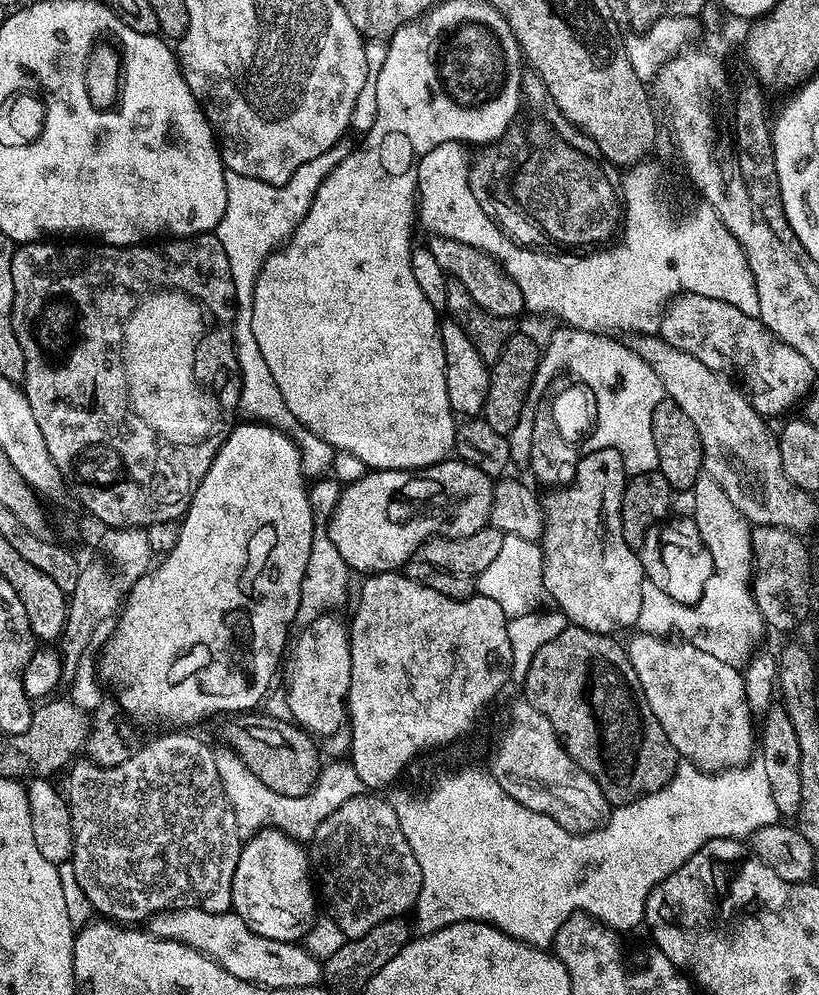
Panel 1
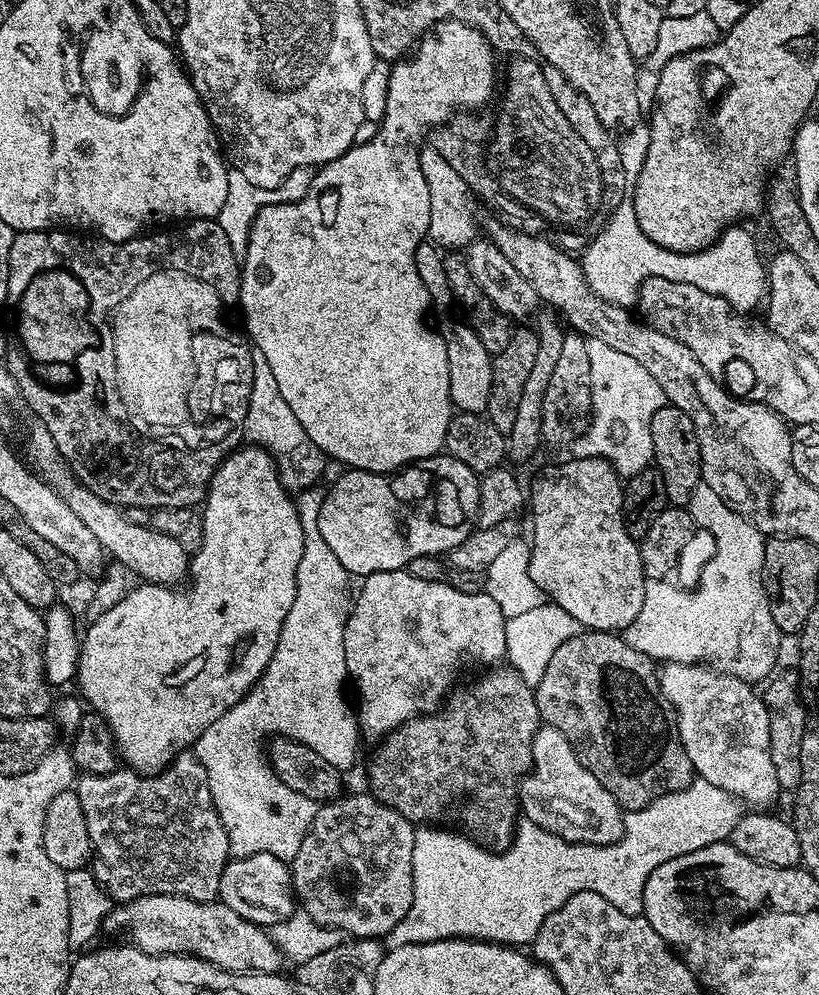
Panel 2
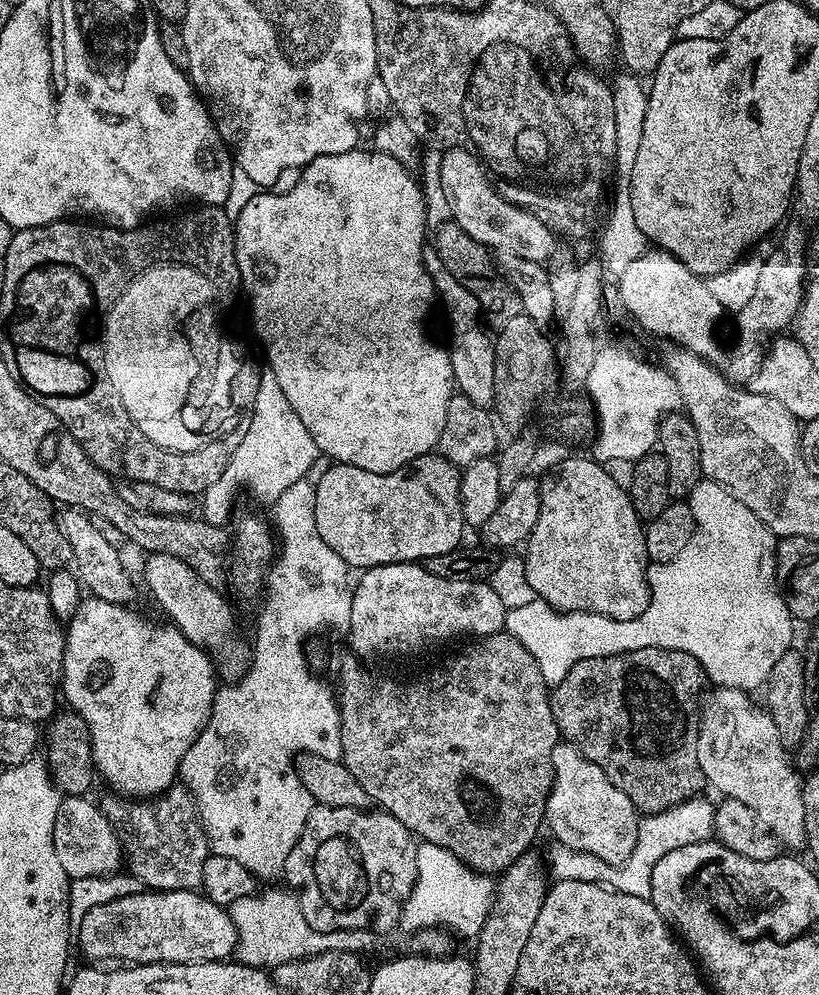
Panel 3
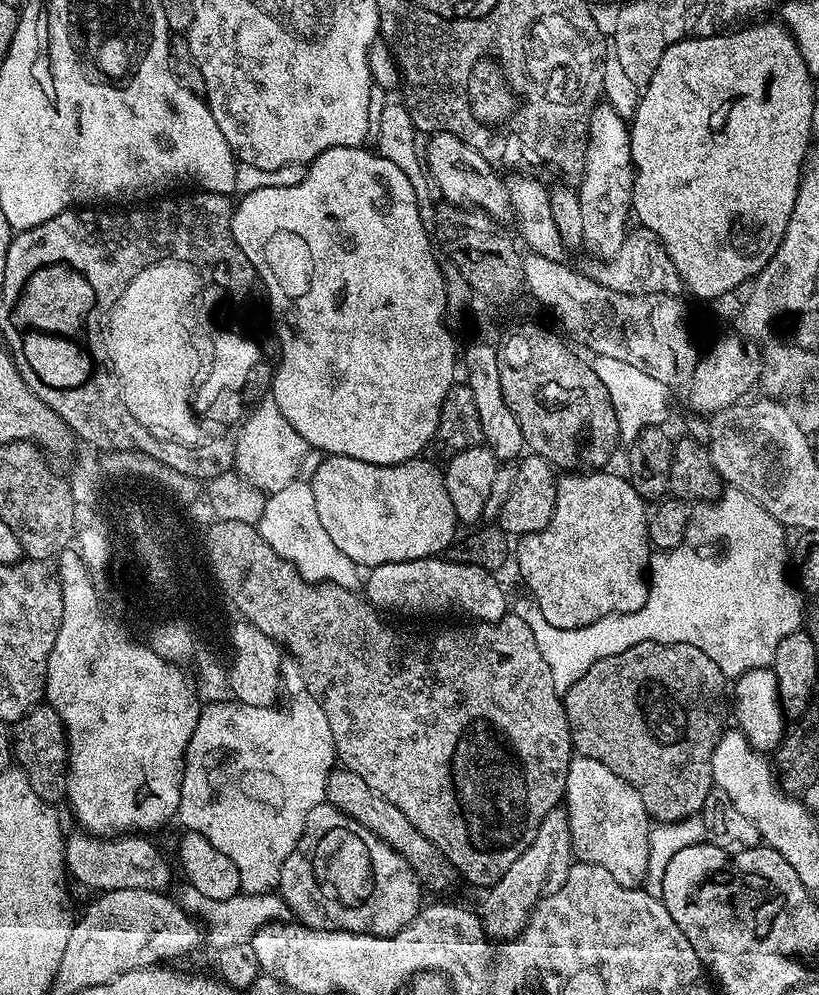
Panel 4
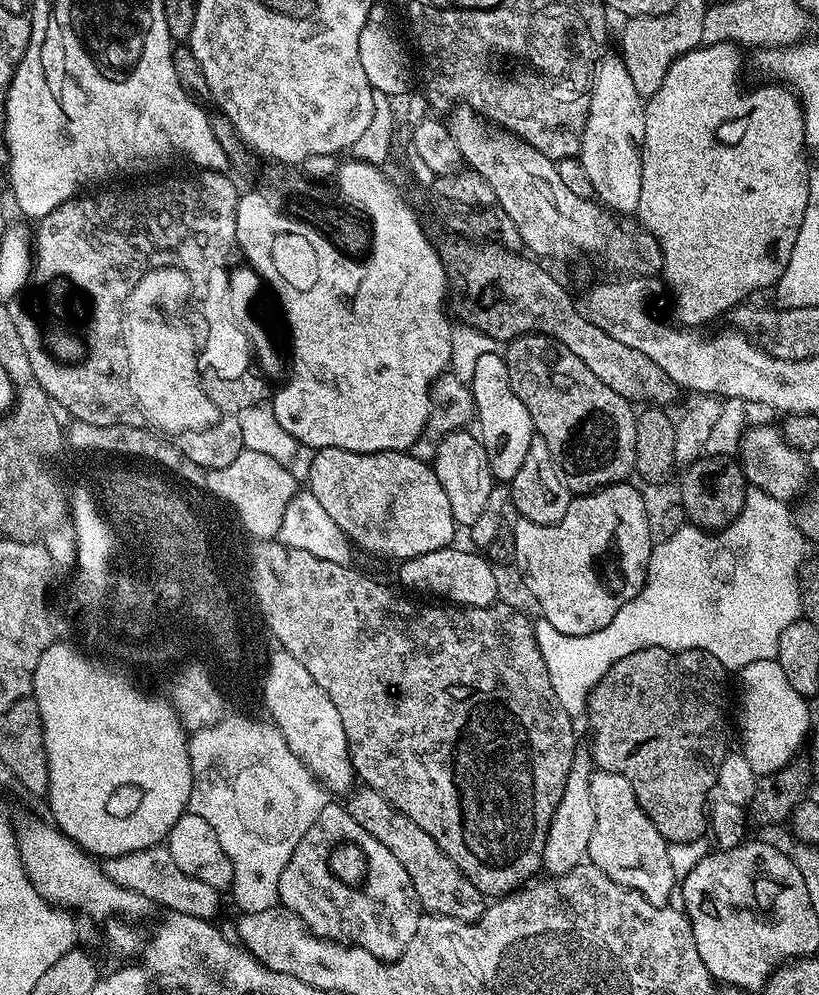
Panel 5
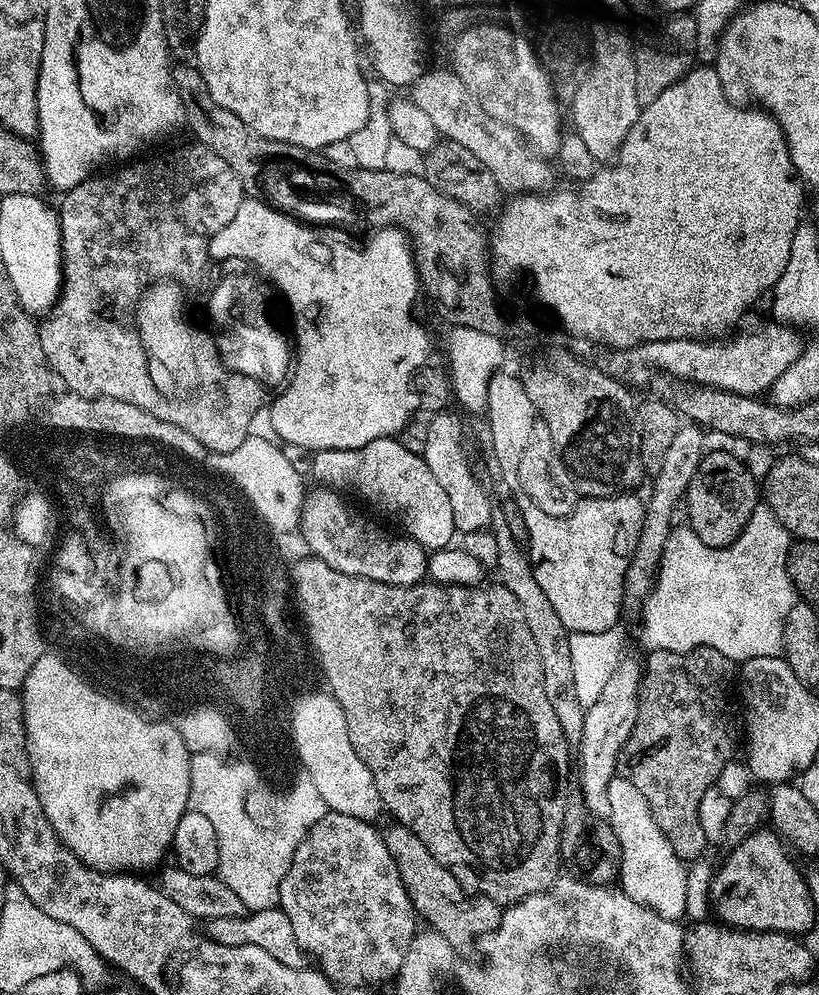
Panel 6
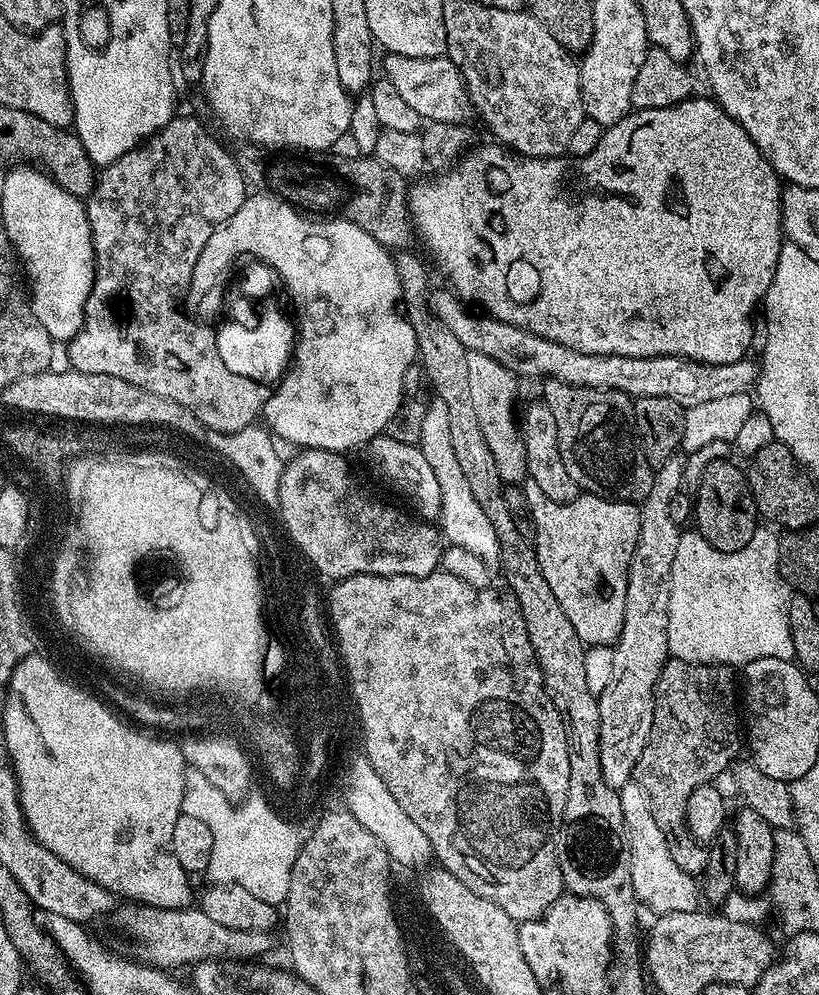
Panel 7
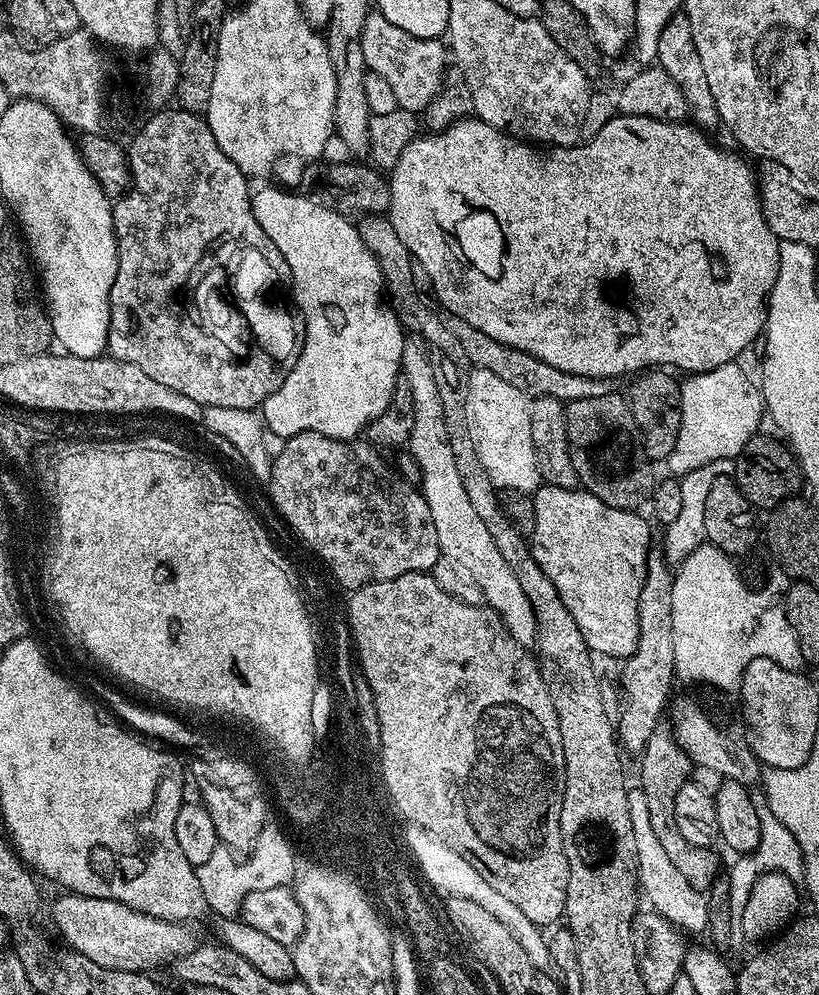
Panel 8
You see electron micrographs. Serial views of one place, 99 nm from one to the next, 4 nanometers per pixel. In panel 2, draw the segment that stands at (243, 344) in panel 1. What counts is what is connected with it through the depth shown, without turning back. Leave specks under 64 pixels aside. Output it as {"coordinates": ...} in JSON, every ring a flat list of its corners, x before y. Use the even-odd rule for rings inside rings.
{"coordinates":[[257,351,252,352,248,409,244,415,242,436,249,445,259,446,270,453,276,462,282,486,288,489,289,493,299,494,305,488,321,483,326,463,325,454,322,450,318,450,318,446,314,446,310,434,302,430,302,422,294,418,294,410,286,406,274,382,270,366,266,366,266,358,262,358,262,354]]}

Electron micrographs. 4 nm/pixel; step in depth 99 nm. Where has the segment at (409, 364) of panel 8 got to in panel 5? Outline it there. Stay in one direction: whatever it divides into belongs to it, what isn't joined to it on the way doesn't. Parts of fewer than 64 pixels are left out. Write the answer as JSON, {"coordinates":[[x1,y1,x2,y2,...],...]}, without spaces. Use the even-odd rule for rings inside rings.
{"coordinates":[[461,430,446,434,436,446,434,469,441,482,442,489,450,500,450,511,457,525,471,526,482,515,482,510,489,501,494,485,490,462,486,450,480,444,479,435,472,430]]}

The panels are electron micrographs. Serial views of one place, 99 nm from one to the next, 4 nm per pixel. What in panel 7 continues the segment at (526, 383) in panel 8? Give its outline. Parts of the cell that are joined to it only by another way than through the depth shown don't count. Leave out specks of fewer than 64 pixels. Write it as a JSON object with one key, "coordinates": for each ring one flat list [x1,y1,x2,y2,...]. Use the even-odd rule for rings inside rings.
{"coordinates":[[433,287,428,294,428,305,430,310,434,310,438,322,442,322,442,326,449,328,453,332,454,338,458,338,458,342,462,342,462,346,467,348,469,352,478,352,486,354,488,358,494,358,496,362,510,369,513,376,517,378,540,376,539,378,551,378,558,382,566,382,570,386,614,390,633,398,641,396,674,398,674,402,678,402,685,410,698,406,702,402,710,402,713,398,724,398,726,394,748,392,758,379,758,364,751,358,729,364,703,364,698,360,687,360,681,356,630,357,622,354,606,354,605,356,582,354,578,350,572,350,570,346,562,346,558,342,547,340,546,337,534,334,525,328,510,326,510,322,502,322,493,316,481,314,466,306,465,301,461,300,455,292,447,287,444,288]]}

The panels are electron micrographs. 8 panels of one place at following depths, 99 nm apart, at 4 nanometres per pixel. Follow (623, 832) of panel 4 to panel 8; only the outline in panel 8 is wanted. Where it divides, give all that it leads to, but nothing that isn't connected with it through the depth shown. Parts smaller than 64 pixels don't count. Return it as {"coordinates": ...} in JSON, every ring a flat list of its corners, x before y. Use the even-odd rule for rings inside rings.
{"coordinates":[[639,786,633,787,628,794,628,805,630,806,630,826,634,830,634,850,636,851,636,879,638,881,639,891,649,900,651,911,658,913,662,918,666,918,669,922,676,925,677,928,683,930,685,933,688,932,700,932,703,933,707,929,707,895,698,890,694,890,694,886,690,886,690,882,686,882,686,877,674,867,674,862,670,862,670,857,666,854,666,850,658,843,658,838,654,835,654,830,650,830,650,810,646,807,646,794,642,791]]}

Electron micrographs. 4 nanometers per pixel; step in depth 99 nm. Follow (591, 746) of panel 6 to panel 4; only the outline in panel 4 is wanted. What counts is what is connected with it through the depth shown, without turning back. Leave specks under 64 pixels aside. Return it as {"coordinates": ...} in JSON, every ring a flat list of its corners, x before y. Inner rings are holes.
{"coordinates":[[557,806,546,814,546,818,542,818,542,826,538,826,534,842,530,842,530,846,526,846,526,850,514,858,510,870,502,874,500,881,483,893,484,901,478,907,478,915,485,936,493,942,512,940,522,931,532,909,564,885,573,863,568,813,563,807]]}

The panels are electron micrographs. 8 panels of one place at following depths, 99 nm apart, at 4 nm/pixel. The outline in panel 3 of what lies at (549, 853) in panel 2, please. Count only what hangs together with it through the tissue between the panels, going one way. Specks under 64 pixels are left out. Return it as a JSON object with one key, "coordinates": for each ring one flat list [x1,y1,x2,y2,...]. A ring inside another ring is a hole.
{"coordinates":[[421,843,416,849,416,884,404,901,403,927,419,930,429,926,443,926,453,933,468,936,479,933,494,899,494,880,491,875,475,872,463,864,450,850,437,844]]}

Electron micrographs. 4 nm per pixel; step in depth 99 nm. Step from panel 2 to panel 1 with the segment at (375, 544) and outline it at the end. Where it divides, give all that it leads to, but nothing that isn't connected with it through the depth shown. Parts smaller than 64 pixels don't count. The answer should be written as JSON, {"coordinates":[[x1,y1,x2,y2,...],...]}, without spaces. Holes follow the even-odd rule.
{"coordinates":[[449,458,418,471,409,469,373,469,359,480,341,489,338,506,328,522,330,540,341,554,343,562,351,571,375,574,401,569,406,561,413,559,418,548,435,536,469,537,487,527,490,508,493,506,493,477,482,473,459,458],[404,488,420,488,420,498,430,500,430,508,400,508,404,504]]}

